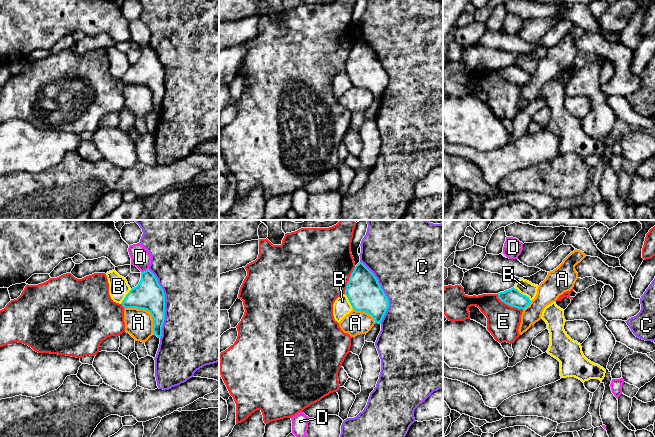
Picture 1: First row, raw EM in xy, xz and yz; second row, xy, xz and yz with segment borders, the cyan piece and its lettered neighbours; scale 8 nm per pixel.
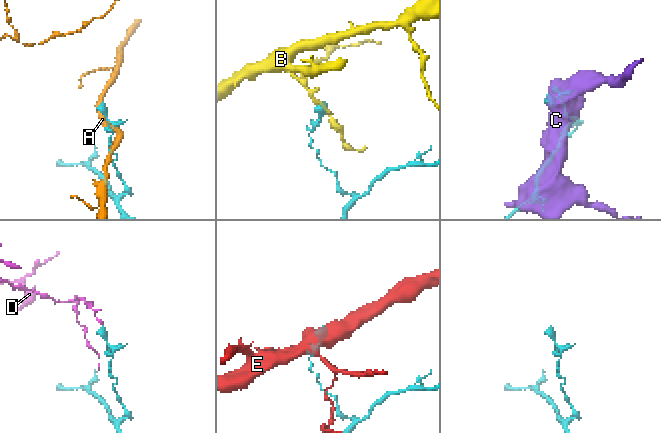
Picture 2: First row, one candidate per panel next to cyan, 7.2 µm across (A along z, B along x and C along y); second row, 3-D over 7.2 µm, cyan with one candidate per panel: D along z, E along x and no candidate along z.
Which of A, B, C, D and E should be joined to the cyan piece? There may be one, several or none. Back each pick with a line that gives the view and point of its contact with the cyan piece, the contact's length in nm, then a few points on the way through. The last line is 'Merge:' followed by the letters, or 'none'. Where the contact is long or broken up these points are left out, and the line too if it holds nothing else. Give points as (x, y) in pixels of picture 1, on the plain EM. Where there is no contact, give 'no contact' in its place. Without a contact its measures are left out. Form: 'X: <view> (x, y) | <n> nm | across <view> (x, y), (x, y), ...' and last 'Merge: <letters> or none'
Merge: none

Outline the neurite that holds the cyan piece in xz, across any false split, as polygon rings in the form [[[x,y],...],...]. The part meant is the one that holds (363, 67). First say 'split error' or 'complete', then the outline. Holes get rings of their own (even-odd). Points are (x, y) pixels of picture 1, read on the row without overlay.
complete | [[[362,38],[351,49],[345,71],[353,86],[368,89],[375,99],[381,100],[389,83],[389,76],[375,51]]]

